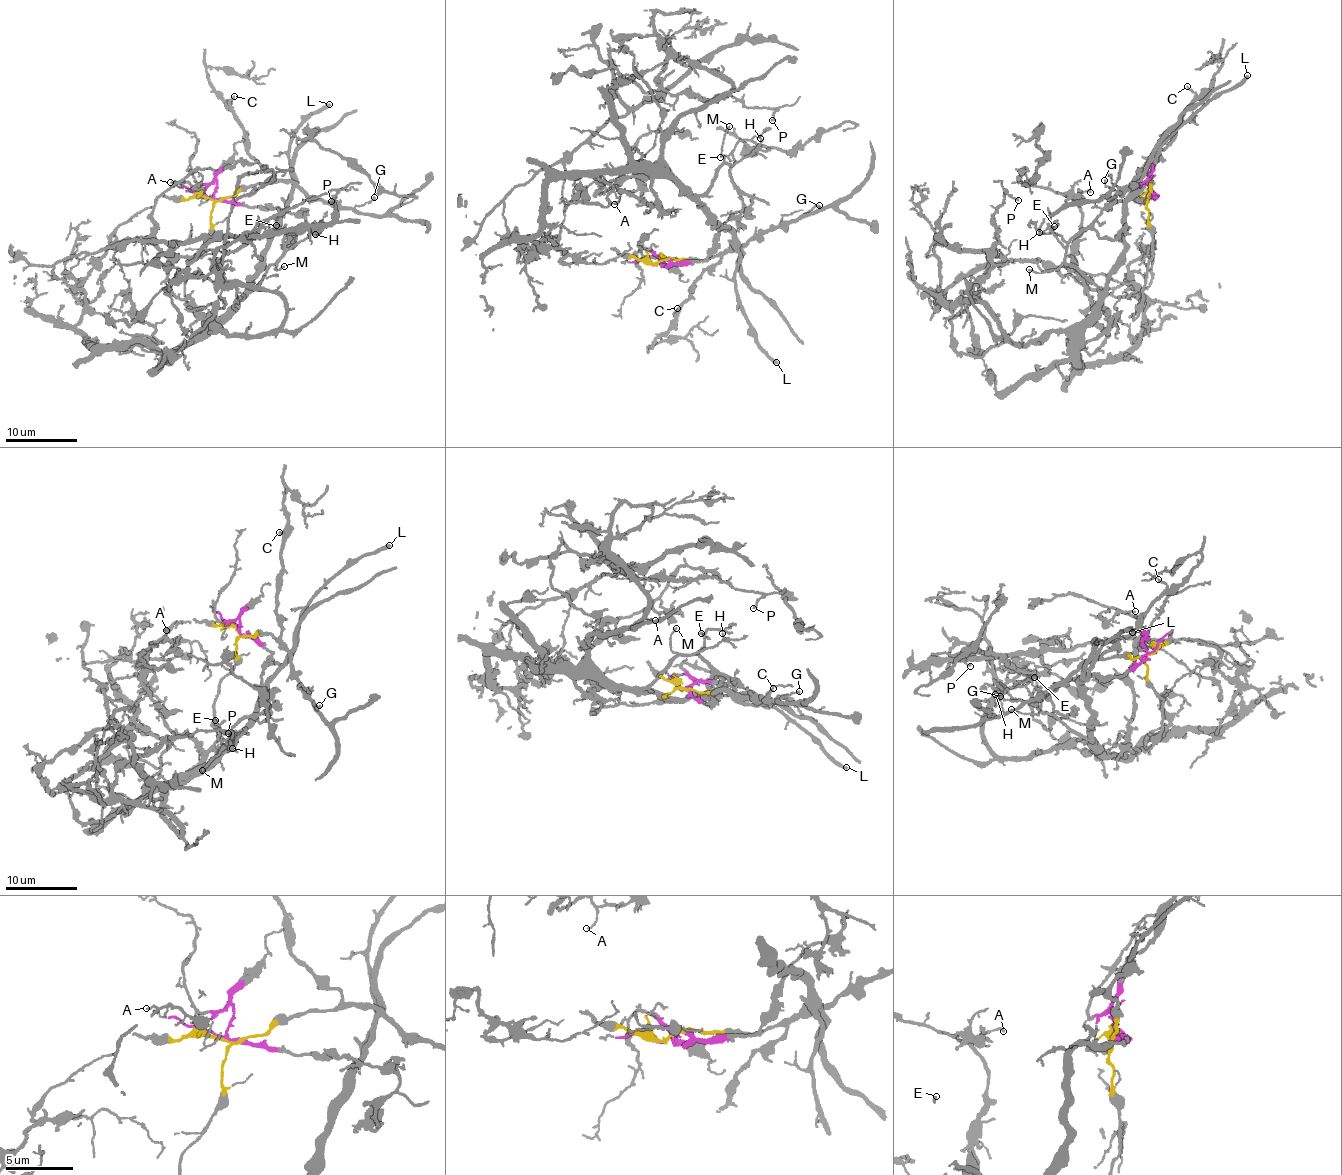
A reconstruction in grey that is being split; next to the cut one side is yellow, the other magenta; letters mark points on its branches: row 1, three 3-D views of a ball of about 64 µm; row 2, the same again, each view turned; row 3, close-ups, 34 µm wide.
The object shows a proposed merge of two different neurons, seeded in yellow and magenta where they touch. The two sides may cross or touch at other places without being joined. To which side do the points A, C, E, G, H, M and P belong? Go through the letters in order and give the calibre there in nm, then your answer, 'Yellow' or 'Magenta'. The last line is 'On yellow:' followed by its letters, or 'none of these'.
A: Thickness 120 nm. Magenta
C: Thickness 120 nm. Yellow
E: Thickness 100 nm. Magenta
G: Thickness 150 nm. Yellow
H: Thickness 130 nm. Magenta
M: Thickness 130 nm. Magenta
P: Thickness 150 nm. Magenta
On yellow: C, G

